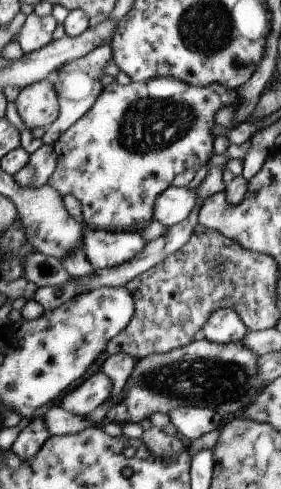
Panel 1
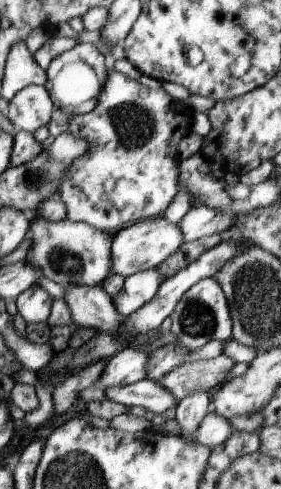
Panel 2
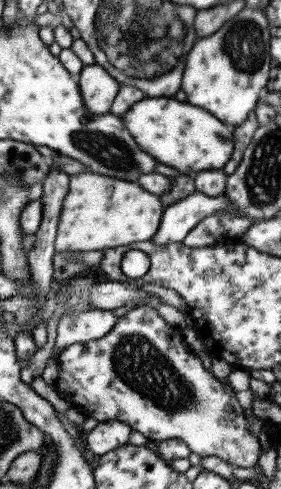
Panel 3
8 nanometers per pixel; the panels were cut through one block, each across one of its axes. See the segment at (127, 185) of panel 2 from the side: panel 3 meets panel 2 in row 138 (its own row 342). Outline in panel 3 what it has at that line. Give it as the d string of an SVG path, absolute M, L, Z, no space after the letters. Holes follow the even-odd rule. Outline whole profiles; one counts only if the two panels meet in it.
M127 308L103 338L75 342L67 346L55 358L55 362L59 364L59 378L53 388L69 402L69 406L81 408L85 412L85 418L95 418L97 422L125 422L147 442L179 440L189 448L191 454L199 454L201 458L217 456L233 468L257 466L257 460L261 456L259 438L247 432L245 410L239 406L235 392L229 386L219 384L213 374L203 368L201 360L187 352L181 338L181 328L167 324L155 308Z

